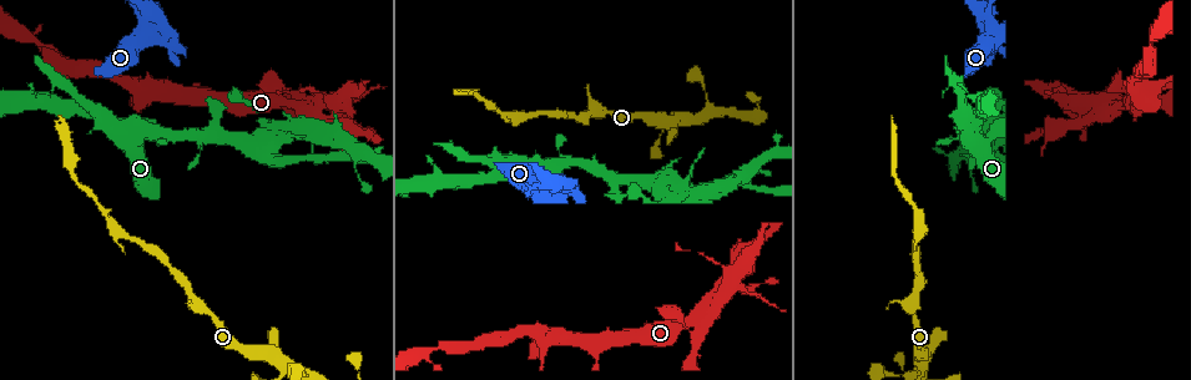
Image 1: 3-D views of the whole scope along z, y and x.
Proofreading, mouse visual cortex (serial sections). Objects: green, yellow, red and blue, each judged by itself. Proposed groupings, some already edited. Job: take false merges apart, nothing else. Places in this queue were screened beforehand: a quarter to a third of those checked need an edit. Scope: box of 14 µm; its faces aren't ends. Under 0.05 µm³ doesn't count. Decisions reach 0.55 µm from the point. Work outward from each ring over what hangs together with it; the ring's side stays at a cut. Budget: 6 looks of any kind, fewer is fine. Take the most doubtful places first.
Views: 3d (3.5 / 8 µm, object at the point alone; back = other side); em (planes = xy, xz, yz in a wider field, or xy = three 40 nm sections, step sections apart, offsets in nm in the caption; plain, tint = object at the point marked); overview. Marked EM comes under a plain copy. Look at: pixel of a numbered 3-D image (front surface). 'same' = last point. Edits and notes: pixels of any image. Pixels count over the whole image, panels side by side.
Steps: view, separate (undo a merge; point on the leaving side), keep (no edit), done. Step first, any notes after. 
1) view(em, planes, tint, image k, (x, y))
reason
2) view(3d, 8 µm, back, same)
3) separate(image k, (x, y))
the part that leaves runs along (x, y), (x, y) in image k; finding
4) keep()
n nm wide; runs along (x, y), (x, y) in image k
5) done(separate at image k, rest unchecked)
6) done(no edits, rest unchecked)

view(3d, 3.5 µm, image 1, (756, 103))
abrupt turn

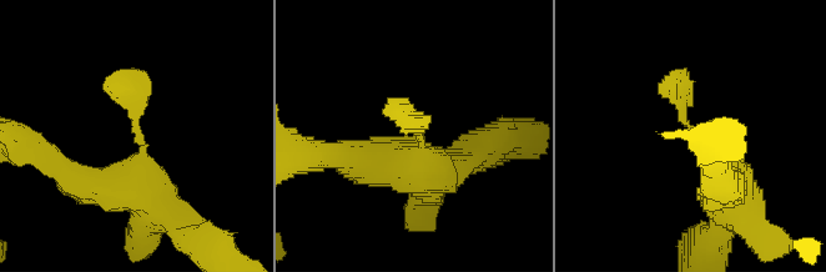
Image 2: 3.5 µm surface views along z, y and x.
view(em, xy, step 5, tint, image 2, (684, 120))
shape alone is not enough

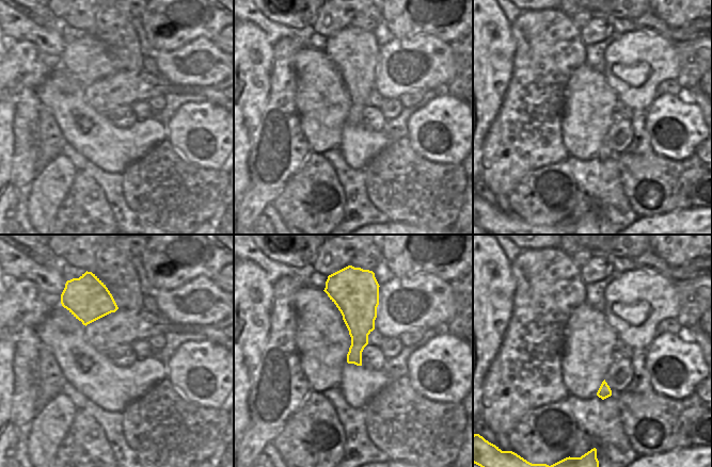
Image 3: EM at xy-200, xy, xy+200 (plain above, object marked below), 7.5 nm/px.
keep()
all the same cell

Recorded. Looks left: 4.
view(3d, 3.5 µm, image 1, (966, 118))
thick turns thin

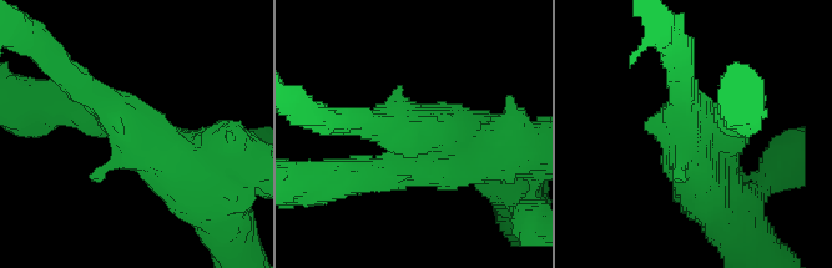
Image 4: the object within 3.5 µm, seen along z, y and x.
view(em, planes, tint, image 4, (694, 130))
shape alone is not enough

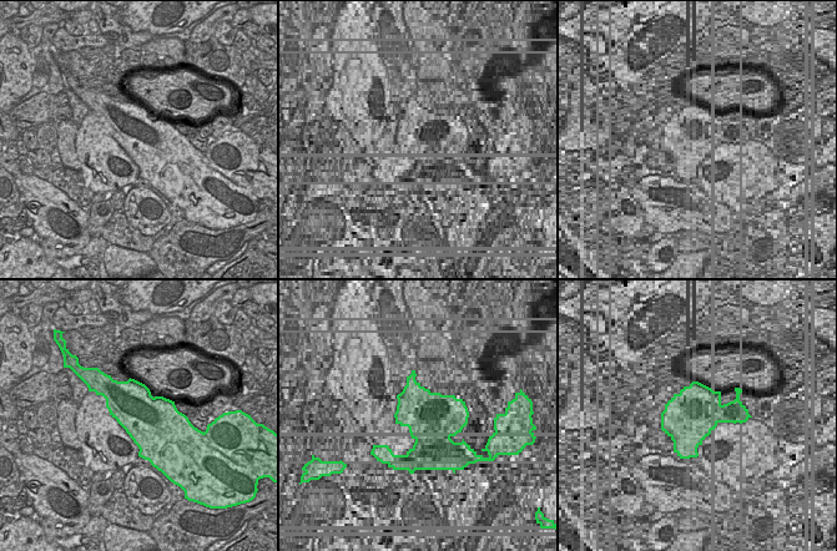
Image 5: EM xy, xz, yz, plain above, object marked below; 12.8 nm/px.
separate(image 4, (520, 115))
two cells meet here

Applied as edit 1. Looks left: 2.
done(separate at image 4, rest unchecked)

